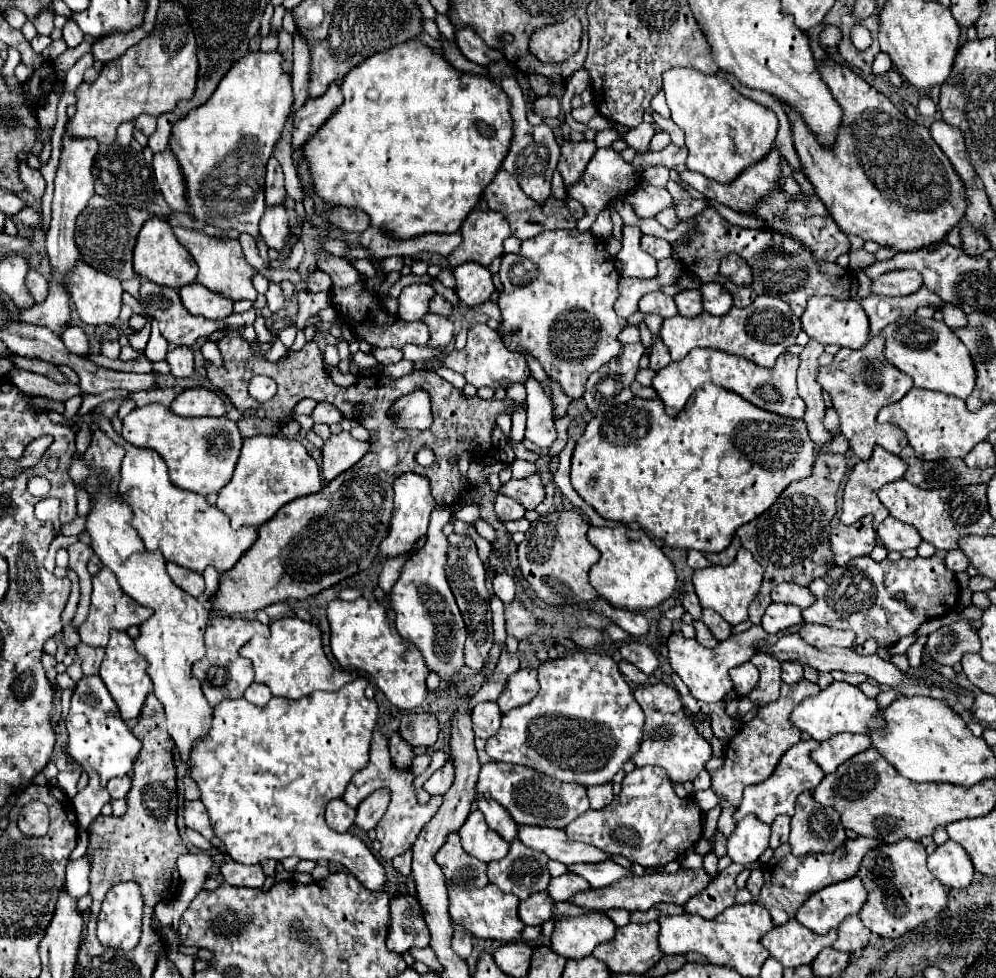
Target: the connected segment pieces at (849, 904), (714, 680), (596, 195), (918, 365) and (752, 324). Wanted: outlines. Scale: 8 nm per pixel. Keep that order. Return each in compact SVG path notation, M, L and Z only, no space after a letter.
M851 877L829 885L813 893L797 911L795 919L807 929L823 935L829 929L837 929L847 915L861 911L867 899L867 891L859 877Z
M753 625L749 631L725 639L719 647L715 647L715 649L705 649L705 647L703 647L701 643L697 643L695 639L683 637L681 631L673 631L673 633L669 635L669 641L667 641L669 663L671 663L671 669L681 677L681 681L687 685L689 693L691 693L695 699L705 701L705 703L717 703L717 701L721 701L721 699L725 697L725 693L729 693L729 691L733 689L733 683L731 683L731 679L729 679L729 669L731 669L731 667L737 667L737 665L741 665L741 663L745 663L745 661L749 661L749 659L755 655L755 651L757 651L757 641L765 639L767 643L773 643L779 635L781 635L781 633L777 633L777 635L767 635L767 633L763 631L763 627L755 627L755 625Z
M611 147L609 149L597 149L595 155L593 155L593 159L589 161L589 165L585 167L585 175L577 183L573 183L573 187L565 185L567 197L577 199L585 207L585 215L577 221L577 229L579 231L589 231L591 225L593 225L593 221L601 213L601 209L607 207L611 199L627 195L629 191L633 191L639 185L639 181L641 179L637 175L635 167L629 167L627 161L617 151L613 151Z
M911 315L909 319L901 317L897 323L891 323L881 331L885 337L885 357L897 369L907 373L913 379L913 385L919 389L933 389L959 399L967 399L973 393L977 371L967 347L957 339L957 335L943 323L935 319L919 319Z
M761 295L751 305L733 307L723 317L715 317L703 311L701 315L693 319L681 317L681 315L665 319L661 325L659 337L667 345L673 361L683 359L695 347L705 347L705 349L717 349L729 355L745 357L761 367L773 367L775 359L789 345L795 343L795 337L799 331L801 331L801 321L793 315L791 307L783 299Z

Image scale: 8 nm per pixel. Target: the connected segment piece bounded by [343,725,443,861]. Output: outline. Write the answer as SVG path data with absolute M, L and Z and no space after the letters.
M377 725L373 729L373 739L371 739L371 751L369 751L369 765L363 767L361 771L357 771L357 775L353 775L353 779L347 785L347 791L343 795L343 801L347 805L359 805L367 795L371 795L377 789L387 789L391 793L391 801L389 807L381 819L381 823L377 823L375 831L377 831L377 841L381 843L381 859L383 861L391 861L393 857L409 851L417 839L417 835L421 833L421 829L433 819L433 815L437 813L437 809L443 803L443 795L431 795L429 803L419 803L417 799L417 791L415 791L415 775L411 769L397 769L391 761L391 753L387 747L387 737L381 733L381 727Z

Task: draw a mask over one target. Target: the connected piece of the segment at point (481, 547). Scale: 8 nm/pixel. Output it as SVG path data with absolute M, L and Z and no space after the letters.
M475 525L469 526L467 535L475 541L477 545L478 555L481 561L485 563L485 561L489 558L490 553L492 552L491 544L477 533Z

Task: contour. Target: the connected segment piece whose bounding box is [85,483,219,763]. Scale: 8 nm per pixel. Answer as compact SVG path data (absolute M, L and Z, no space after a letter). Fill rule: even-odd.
M109 483L109 487L97 487L97 493L91 493L91 511L87 513L85 531L91 537L91 549L99 555L101 563L115 573L121 589L139 605L153 609L153 615L139 625L135 647L137 653L141 653L149 663L147 675L155 685L155 697L165 707L167 731L175 741L181 759L187 763L193 741L209 731L213 713L201 691L201 683L197 683L197 679L191 675L191 665L205 655L203 633L207 623L219 614L173 585L165 573L165 559L161 551L147 551L143 547L141 537L129 523L131 517L133 511L125 503L125 497L119 491L113 493Z

